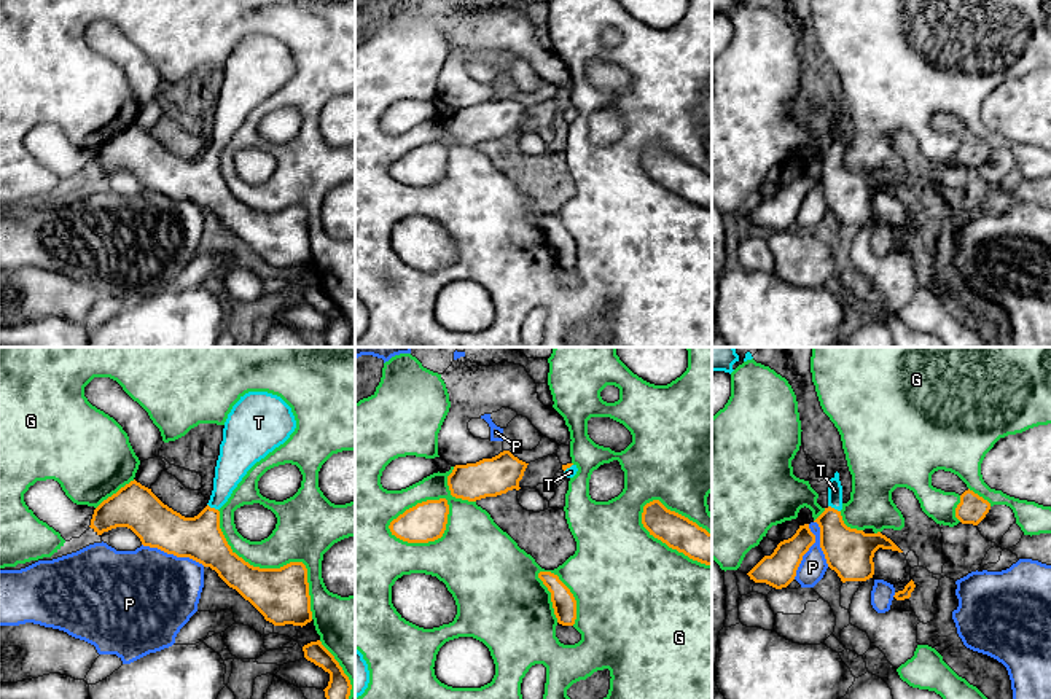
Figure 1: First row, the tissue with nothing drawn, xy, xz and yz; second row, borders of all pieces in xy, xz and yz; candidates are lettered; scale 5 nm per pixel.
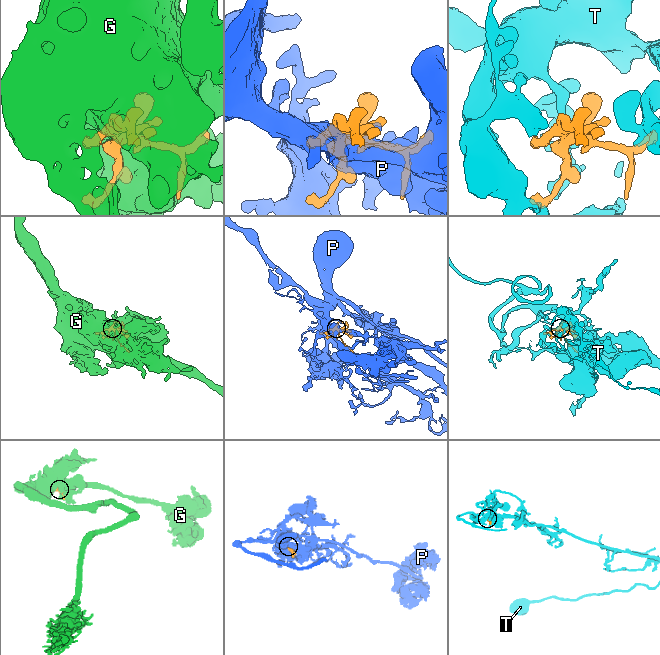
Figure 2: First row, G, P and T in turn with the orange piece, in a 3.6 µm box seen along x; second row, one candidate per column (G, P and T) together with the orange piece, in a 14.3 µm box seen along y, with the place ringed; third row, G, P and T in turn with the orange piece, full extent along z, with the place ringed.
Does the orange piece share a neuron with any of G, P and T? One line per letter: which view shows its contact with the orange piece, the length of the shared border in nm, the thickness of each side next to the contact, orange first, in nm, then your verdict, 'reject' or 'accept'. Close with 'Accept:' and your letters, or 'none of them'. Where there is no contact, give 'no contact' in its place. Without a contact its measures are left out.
G: xy | 750 nm | 280/300 nm | reject
P: xy | 340 nm | 220/480 nm | reject
T: yz | 70 nm | 240/80 nm | accept
Accept: T

